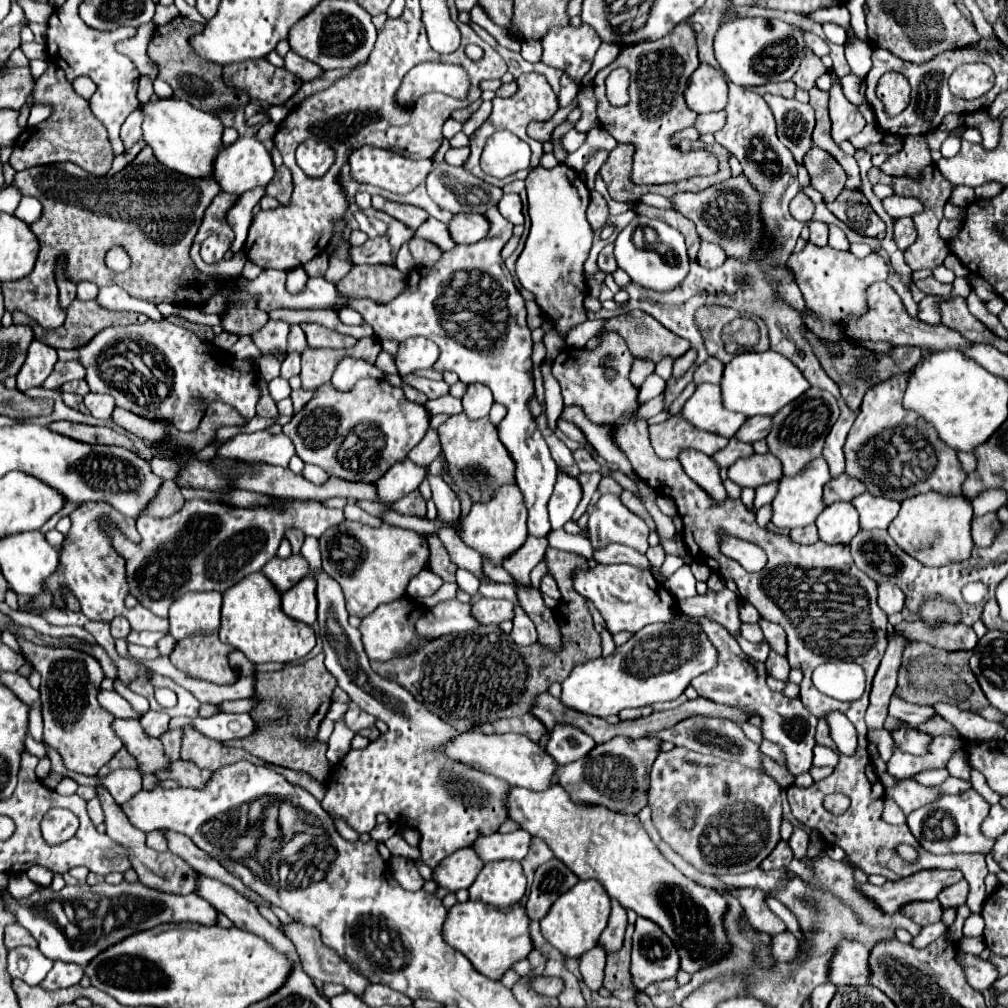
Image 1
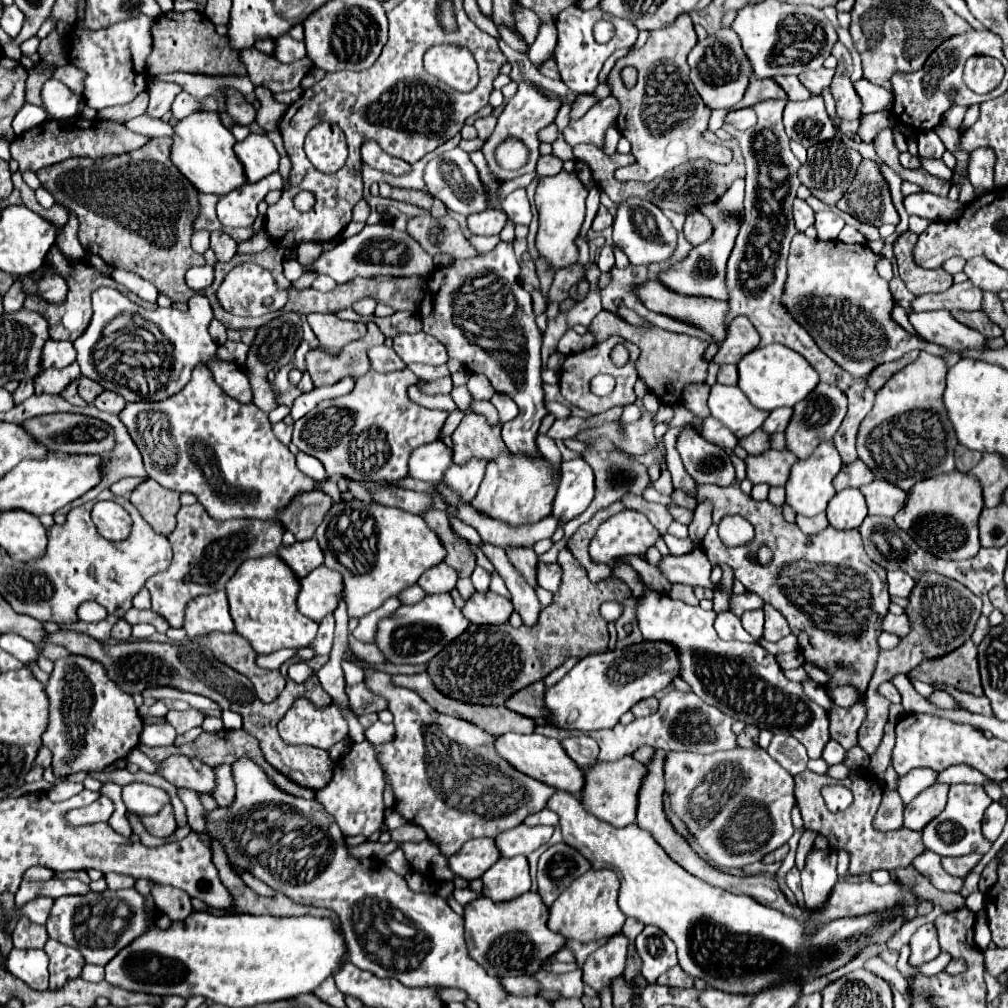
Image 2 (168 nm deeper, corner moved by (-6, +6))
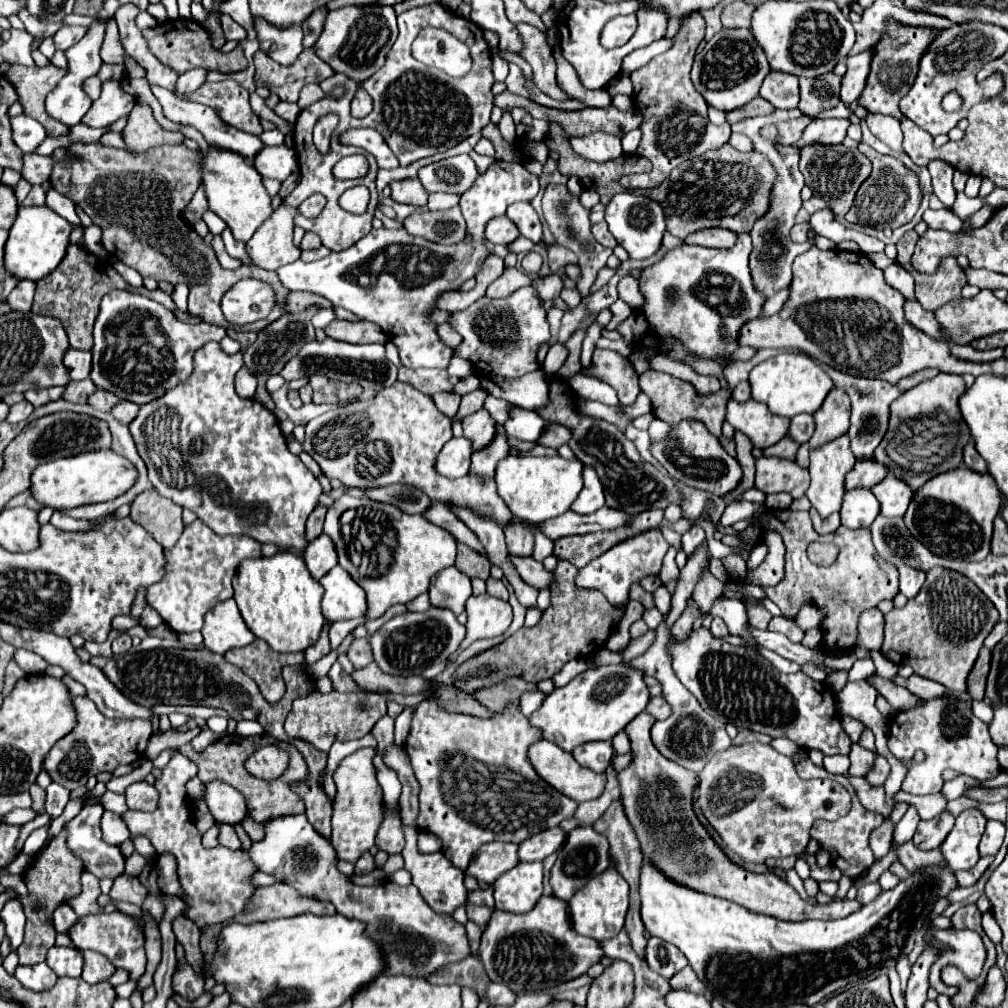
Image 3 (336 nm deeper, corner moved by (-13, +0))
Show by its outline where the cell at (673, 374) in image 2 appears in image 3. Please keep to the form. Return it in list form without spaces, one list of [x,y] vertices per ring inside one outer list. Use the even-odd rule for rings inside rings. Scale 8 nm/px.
[[[647,369],[645,373],[641,373],[639,385],[641,385],[641,391],[651,399],[655,417],[659,417],[659,419],[663,419],[667,423],[677,423],[677,421],[685,421],[685,419],[701,421],[721,441],[725,451],[735,457],[735,441],[725,439],[721,435],[721,425],[725,421],[725,405],[727,405],[727,399],[731,397],[731,393],[721,389],[717,393],[709,393],[709,397],[701,397],[697,393],[697,389],[693,389],[693,385],[689,385],[687,381],[677,379],[673,375],[667,375],[667,373],[661,373],[661,371],[653,371],[653,369]]]

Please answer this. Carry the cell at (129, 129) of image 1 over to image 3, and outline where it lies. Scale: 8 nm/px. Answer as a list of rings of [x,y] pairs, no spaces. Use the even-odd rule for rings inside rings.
[[[191,69],[189,73],[179,75],[177,85],[175,85],[175,95],[185,99],[189,93],[193,93],[193,89],[199,89],[203,85],[205,75],[207,75],[205,69]]]

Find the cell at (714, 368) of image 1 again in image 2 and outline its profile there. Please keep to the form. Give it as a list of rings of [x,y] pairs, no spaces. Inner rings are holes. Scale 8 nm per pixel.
[[[736,365],[720,367],[718,383],[722,383],[722,385],[736,385],[736,383],[738,383],[738,371],[736,371]]]

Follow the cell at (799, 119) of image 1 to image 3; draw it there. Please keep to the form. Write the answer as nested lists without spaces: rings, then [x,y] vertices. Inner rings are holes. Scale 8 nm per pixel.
[[[813,117],[811,123],[803,129],[799,147],[823,143],[823,145],[837,145],[843,143],[845,131],[849,127],[849,119],[825,119],[825,117]]]

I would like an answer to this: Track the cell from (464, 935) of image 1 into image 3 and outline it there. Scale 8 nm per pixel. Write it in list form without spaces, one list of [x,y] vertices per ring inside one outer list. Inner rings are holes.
[[[549,895],[541,897],[537,905],[525,913],[515,915],[507,911],[493,911],[493,917],[485,925],[481,945],[479,945],[479,959],[485,965],[485,971],[491,981],[505,983],[515,993],[537,993],[545,991],[547,987],[555,987],[561,979],[569,981],[583,975],[593,963],[603,957],[599,943],[595,945],[593,939],[581,937],[573,931],[569,923],[567,903]],[[537,941],[553,941],[561,945],[539,945]]]

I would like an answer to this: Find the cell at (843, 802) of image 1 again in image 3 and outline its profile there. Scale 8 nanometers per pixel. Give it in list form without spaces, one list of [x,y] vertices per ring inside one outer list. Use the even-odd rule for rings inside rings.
[[[745,743],[731,745],[727,751],[717,753],[703,769],[697,773],[697,803],[707,817],[709,825],[719,833],[725,845],[725,853],[737,857],[743,865],[755,863],[765,865],[769,857],[787,857],[801,855],[809,843],[809,829],[813,821],[837,821],[847,815],[851,809],[851,795],[845,787],[831,779],[811,779],[803,781],[793,767],[793,761],[769,745],[763,743]]]

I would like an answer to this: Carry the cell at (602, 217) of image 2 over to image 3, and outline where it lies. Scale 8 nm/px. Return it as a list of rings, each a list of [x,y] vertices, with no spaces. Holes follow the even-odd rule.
[[[601,221],[601,223],[597,223],[597,225],[593,225],[593,235],[595,235],[595,239],[601,243],[601,245],[605,245],[605,247],[615,247],[617,245],[617,241],[615,241],[615,237],[609,233],[609,229],[607,229],[607,225],[605,225],[605,221]]]

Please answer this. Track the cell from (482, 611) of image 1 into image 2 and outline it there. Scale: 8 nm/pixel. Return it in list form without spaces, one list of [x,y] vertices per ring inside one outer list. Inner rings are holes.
[[[492,591],[474,593],[462,607],[462,615],[472,625],[500,625],[506,623],[510,613],[514,611],[512,603]]]

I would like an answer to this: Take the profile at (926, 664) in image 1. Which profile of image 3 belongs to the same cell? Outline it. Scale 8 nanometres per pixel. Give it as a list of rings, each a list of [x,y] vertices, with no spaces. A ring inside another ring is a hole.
[[[983,647],[969,677],[967,677],[967,691],[977,701],[981,701],[985,695],[985,679],[989,673],[989,661],[991,661],[991,651],[987,647]]]

